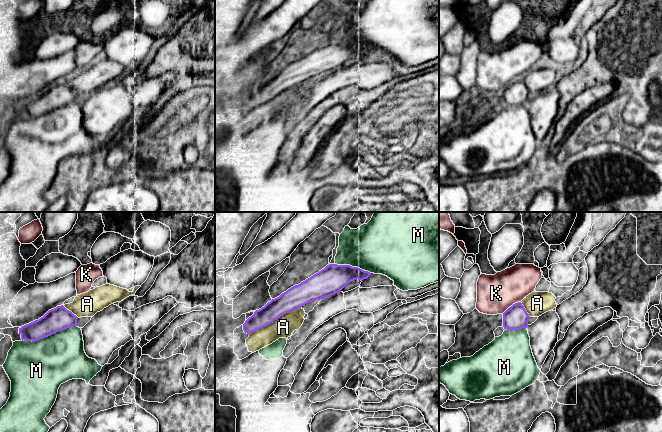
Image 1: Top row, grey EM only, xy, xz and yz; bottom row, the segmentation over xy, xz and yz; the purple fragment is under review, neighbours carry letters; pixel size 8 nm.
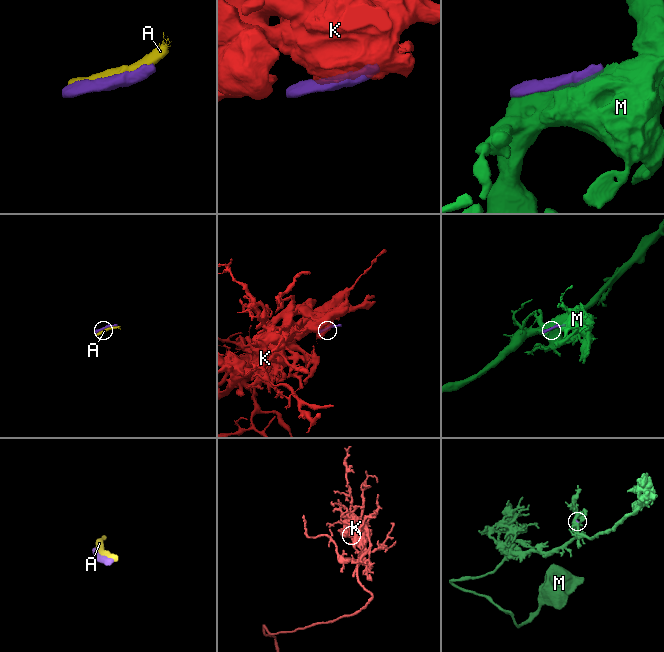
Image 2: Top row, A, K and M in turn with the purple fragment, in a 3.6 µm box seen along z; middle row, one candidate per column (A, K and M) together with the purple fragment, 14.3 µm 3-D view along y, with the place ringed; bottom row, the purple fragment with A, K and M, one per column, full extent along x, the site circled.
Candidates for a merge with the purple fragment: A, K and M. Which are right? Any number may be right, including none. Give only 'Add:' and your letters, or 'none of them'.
Add: A

